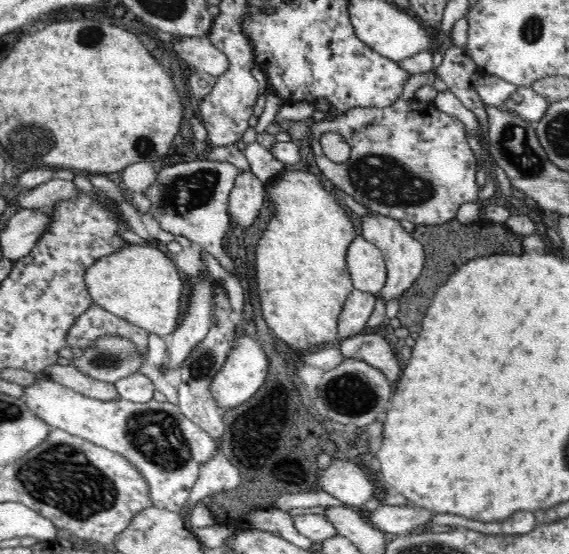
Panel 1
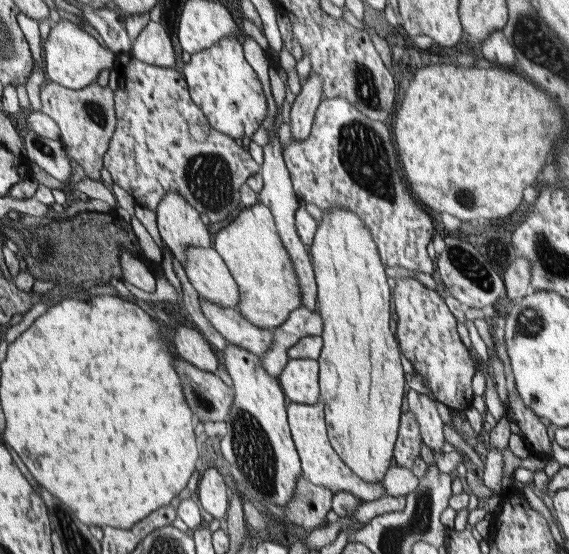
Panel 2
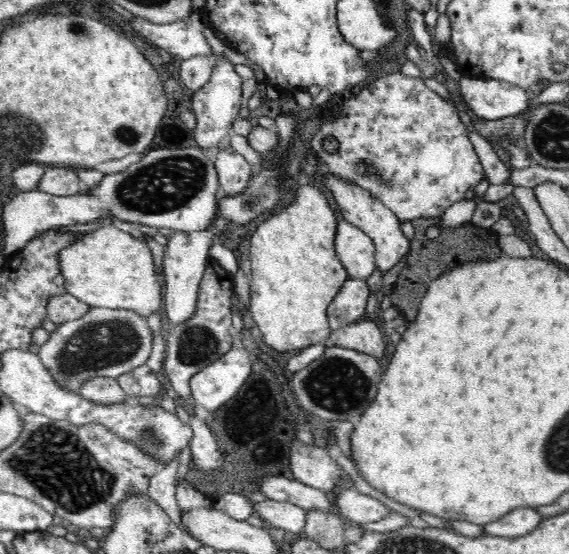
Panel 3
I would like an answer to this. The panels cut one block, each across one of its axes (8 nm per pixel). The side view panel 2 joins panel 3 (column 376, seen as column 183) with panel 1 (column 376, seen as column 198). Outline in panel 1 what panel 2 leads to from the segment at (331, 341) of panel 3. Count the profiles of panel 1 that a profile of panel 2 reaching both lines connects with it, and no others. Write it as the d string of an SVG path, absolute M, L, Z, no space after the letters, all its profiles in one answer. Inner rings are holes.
M384 330L374 332L362 332L354 334L350 338L340 340L340 352L346 356L352 356L356 360L364 360L384 372L388 384L396 386L400 380L400 362L394 356L394 346L386 338Z

